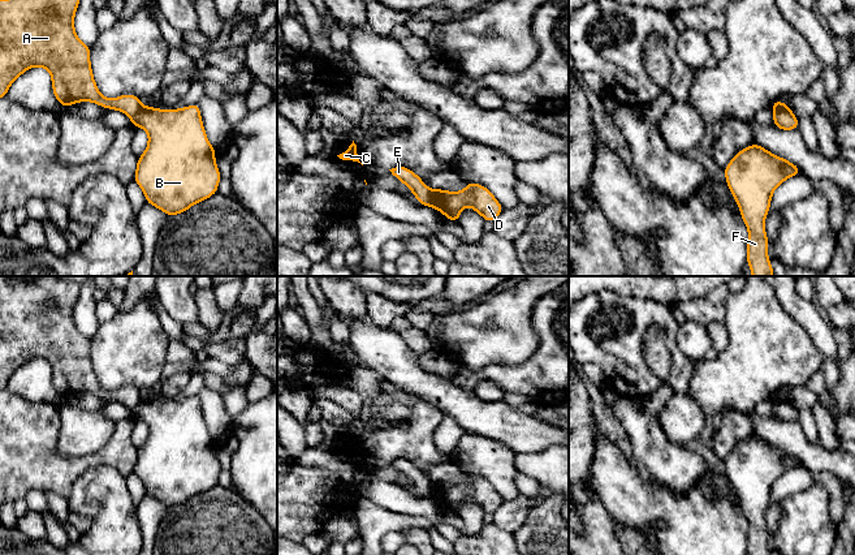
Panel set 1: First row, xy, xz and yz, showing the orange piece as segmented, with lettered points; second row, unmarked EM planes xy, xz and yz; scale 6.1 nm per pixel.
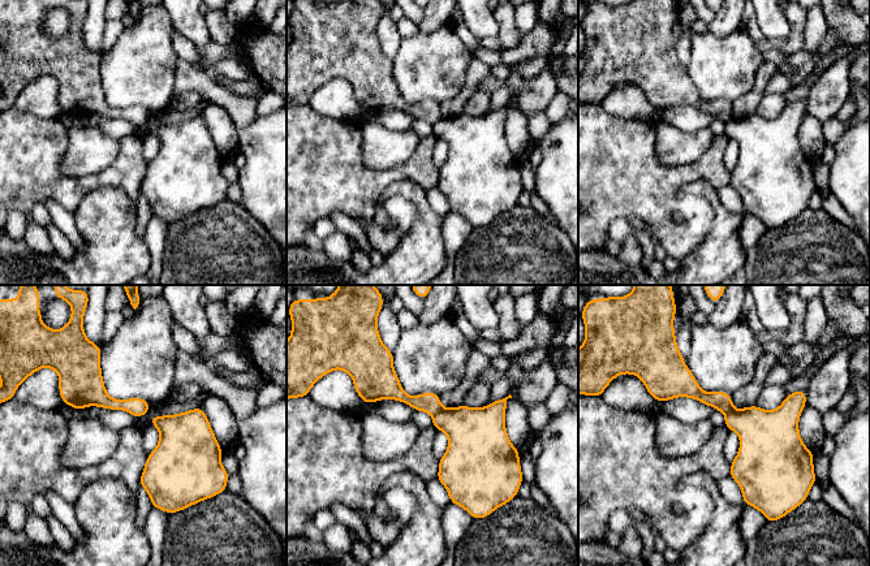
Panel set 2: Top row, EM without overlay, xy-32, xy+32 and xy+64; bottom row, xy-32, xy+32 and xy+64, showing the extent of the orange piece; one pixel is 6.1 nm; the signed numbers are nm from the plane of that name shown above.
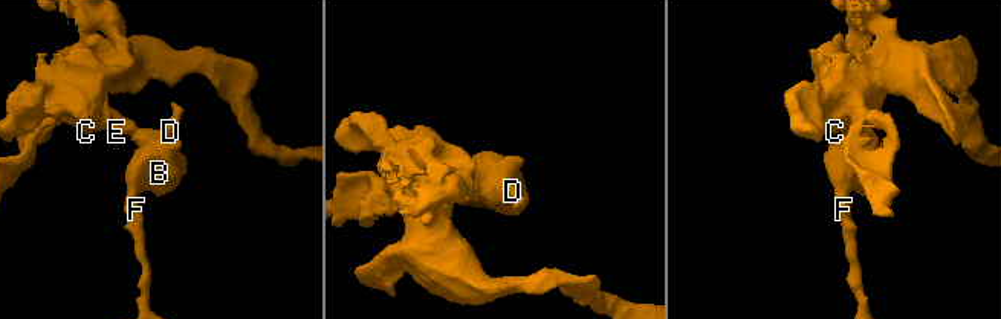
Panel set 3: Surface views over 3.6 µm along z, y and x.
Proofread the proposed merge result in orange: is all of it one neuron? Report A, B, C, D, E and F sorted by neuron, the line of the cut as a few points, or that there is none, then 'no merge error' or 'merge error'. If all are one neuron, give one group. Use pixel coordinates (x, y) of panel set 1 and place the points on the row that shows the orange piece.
A C E / B D F | xz (432, 190), (427, 205) | merge error

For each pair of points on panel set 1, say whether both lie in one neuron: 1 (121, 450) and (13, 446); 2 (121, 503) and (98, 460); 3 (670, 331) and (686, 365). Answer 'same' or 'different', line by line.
1: same
2: different
3: same

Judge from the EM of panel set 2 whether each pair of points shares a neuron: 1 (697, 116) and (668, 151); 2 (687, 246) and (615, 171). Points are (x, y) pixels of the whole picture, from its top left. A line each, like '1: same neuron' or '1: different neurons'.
1: different neurons
2: same neuron

